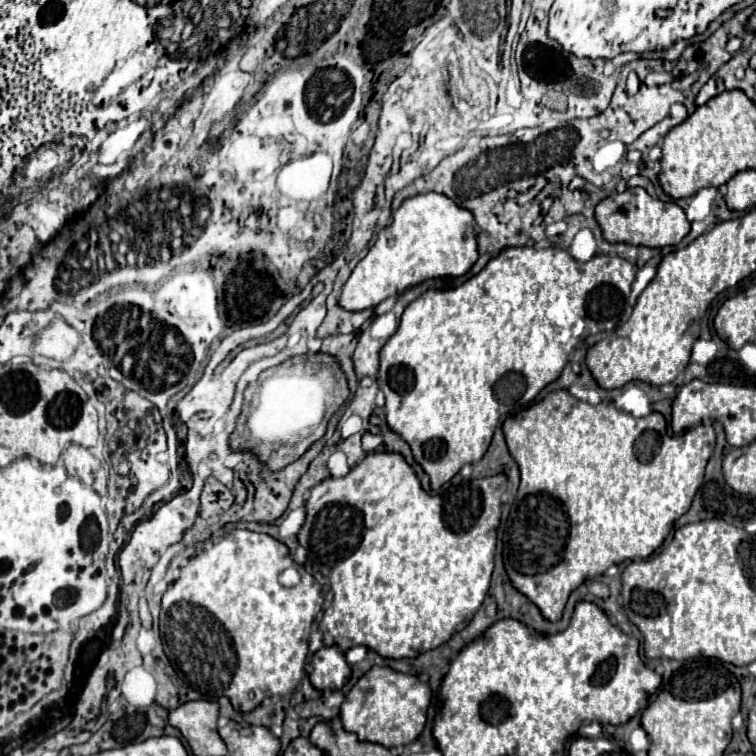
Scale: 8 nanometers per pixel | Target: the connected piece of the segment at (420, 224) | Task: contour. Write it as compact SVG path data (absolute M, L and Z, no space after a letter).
M425 193L407 199L393 213L393 223L379 231L375 245L353 269L343 285L339 307L345 311L365 311L429 279L445 281L463 277L477 261L477 257L463 261L465 255L477 255L477 239L469 221L473 221L473 215L457 207L445 195Z

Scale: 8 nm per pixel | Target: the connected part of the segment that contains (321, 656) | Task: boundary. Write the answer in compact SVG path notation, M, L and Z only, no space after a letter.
M321 647L313 659L311 659L313 671L309 675L309 681L315 689L341 689L351 675L351 669L343 657L343 653L337 651L337 647Z

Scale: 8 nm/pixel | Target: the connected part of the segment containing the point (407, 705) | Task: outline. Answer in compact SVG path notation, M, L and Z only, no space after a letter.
M373 667L347 693L341 705L341 723L345 731L357 733L359 741L379 743L383 747L401 747L421 735L429 701L431 689L427 683L413 675L397 673L389 667Z

